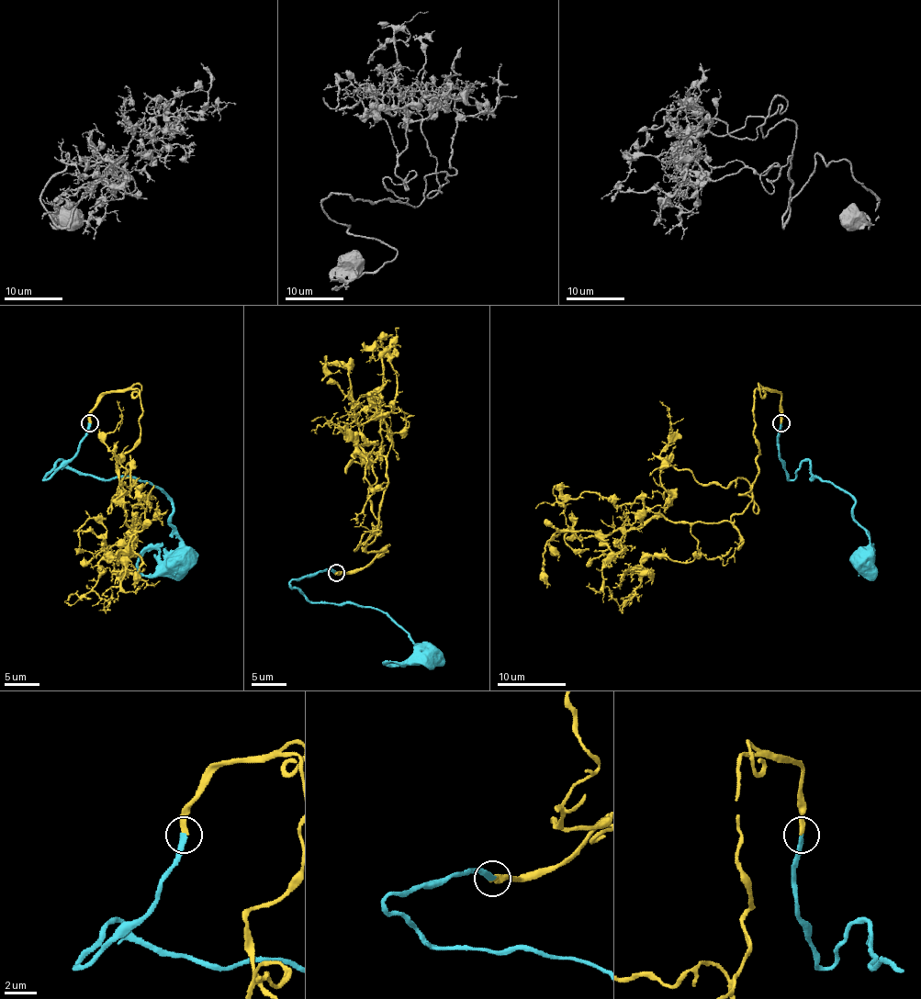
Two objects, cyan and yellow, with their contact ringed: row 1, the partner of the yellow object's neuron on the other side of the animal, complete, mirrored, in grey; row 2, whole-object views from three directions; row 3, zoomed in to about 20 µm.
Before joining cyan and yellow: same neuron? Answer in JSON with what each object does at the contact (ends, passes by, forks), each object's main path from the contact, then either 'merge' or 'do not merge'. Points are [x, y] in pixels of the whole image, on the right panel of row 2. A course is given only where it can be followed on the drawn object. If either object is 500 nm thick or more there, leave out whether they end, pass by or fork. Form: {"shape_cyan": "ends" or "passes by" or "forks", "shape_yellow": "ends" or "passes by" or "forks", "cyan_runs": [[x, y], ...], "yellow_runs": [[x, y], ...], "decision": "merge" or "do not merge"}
{"shape_cyan": "ends", "shape_yellow": "ends", "cyan_runs": [[781, 423], [790, 480], [807, 459], [812, 480], [855, 502], [869, 538], [860, 559]], "yellow_runs": [[781, 421], [780, 394], [754, 391], [758, 470], [733, 526], [649, 518], [616, 552], [567, 533], [580, 557]], "decision": "merge"}

